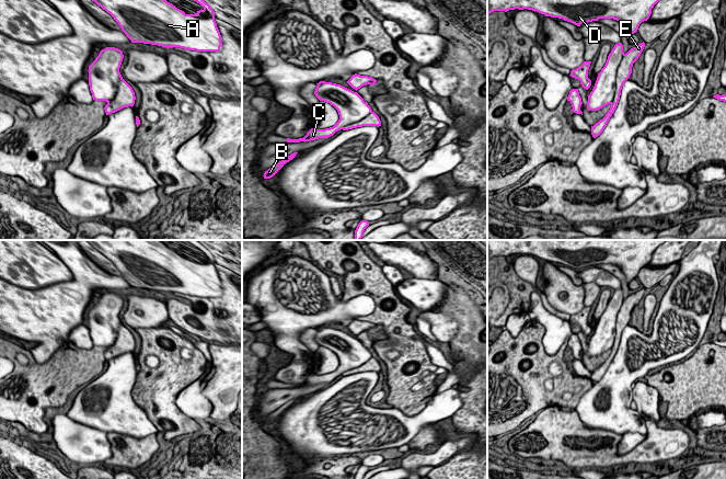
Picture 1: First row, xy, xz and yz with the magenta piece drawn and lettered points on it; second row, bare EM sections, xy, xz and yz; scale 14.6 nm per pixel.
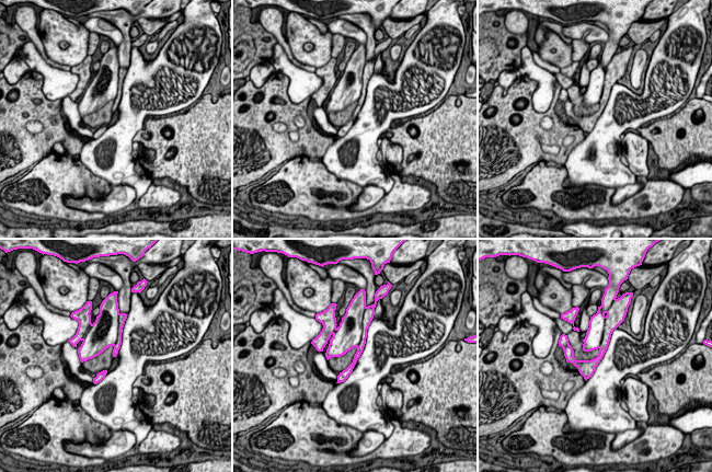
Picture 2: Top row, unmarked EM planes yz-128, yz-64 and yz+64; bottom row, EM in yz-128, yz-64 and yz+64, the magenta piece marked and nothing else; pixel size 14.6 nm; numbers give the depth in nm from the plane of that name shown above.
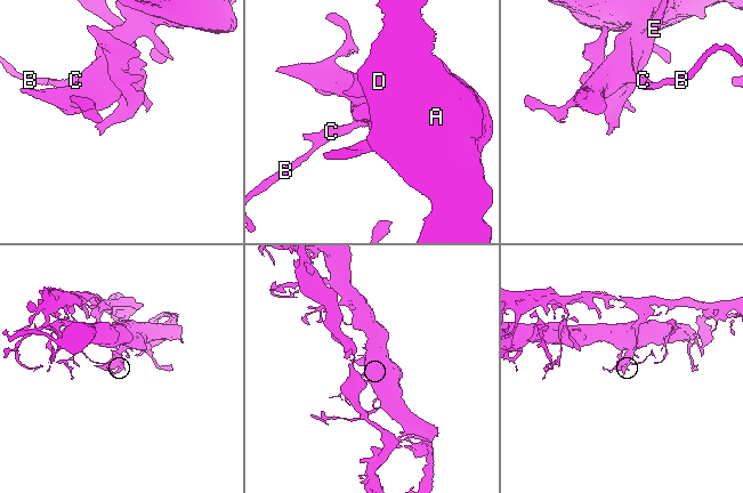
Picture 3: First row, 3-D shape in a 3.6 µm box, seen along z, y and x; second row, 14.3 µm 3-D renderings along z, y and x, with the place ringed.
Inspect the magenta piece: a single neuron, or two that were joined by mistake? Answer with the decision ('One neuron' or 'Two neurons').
Two neurons

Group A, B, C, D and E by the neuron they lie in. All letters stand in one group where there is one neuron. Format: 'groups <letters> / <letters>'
groups A B C D / E

